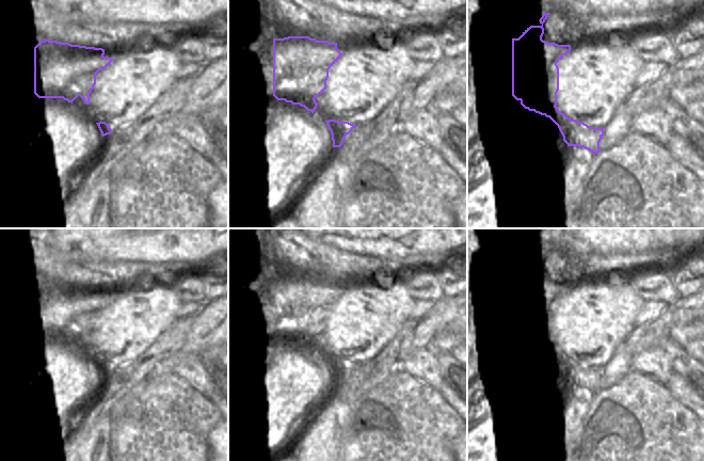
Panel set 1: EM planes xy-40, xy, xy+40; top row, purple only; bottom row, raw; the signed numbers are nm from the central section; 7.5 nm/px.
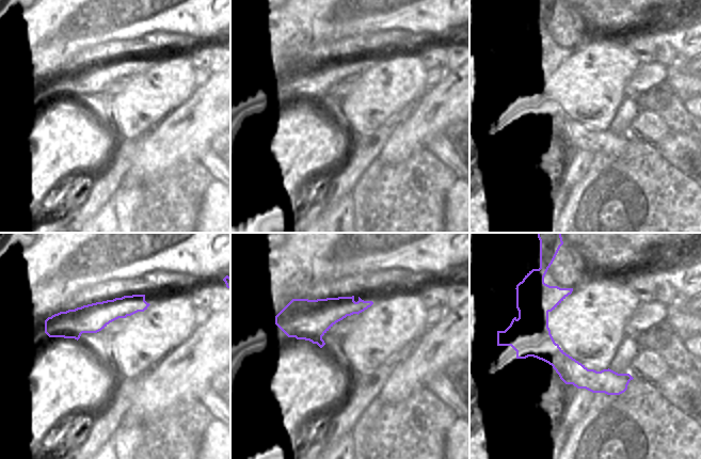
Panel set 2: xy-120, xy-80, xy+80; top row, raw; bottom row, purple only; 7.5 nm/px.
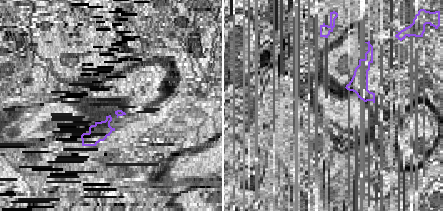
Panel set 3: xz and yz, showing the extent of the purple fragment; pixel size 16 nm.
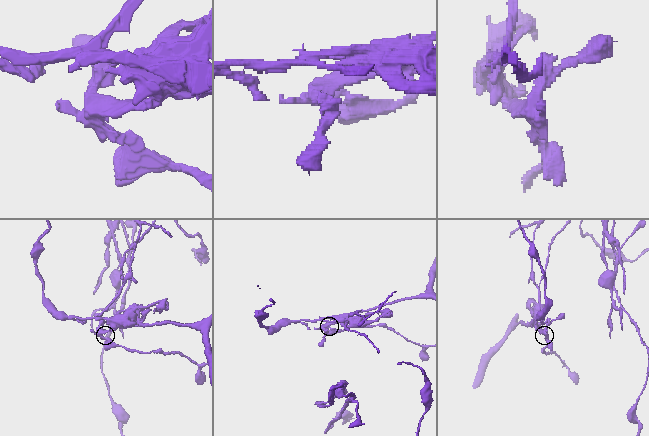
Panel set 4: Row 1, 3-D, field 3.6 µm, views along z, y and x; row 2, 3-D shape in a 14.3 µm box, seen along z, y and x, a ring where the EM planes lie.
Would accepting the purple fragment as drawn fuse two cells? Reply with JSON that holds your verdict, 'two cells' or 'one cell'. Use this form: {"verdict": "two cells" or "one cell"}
{"verdict": "two cells"}

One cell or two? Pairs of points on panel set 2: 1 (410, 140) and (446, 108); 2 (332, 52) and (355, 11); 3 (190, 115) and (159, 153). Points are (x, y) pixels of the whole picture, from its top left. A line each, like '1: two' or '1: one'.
1: one
2: two
3: one

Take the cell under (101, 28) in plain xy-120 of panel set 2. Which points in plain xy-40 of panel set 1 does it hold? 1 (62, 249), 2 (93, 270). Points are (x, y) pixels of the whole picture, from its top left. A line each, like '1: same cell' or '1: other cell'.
1: same cell
2: other cell

